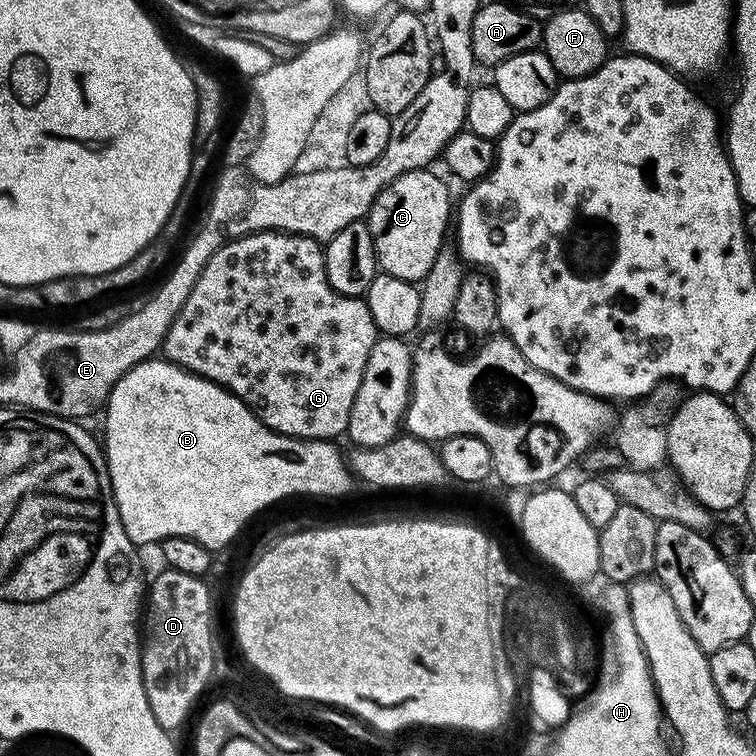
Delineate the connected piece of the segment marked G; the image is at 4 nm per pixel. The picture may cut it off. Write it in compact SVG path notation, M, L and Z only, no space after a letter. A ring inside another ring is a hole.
M251 232L248 236L223 244L202 270L198 282L194 282L194 290L190 290L190 298L186 298L182 310L178 310L178 318L174 318L164 339L163 355L178 367L220 384L227 392L235 394L267 428L278 434L294 436L298 440L331 441L336 438L332 436L343 437L348 430L350 410L354 410L354 398L358 398L358 386L362 386L362 374L366 374L366 361L370 359L370 350L374 350L378 331L374 318L370 318L367 299L343 296L334 290L334 286L330 286L324 258L325 249L321 241L309 236L298 236L294 232Z

